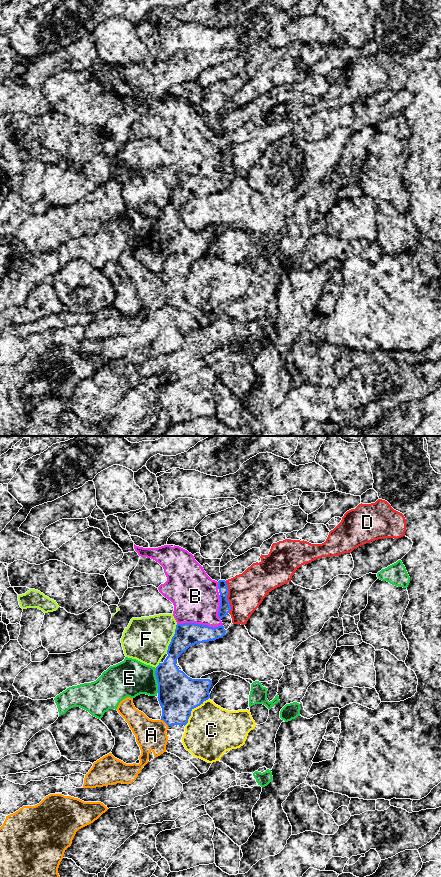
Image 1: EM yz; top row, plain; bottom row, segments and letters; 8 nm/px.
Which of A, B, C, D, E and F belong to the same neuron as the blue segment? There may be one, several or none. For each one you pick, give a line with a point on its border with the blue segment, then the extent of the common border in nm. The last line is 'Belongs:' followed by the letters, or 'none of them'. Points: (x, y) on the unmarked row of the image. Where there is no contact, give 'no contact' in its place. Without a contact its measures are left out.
Belongs: none of them

